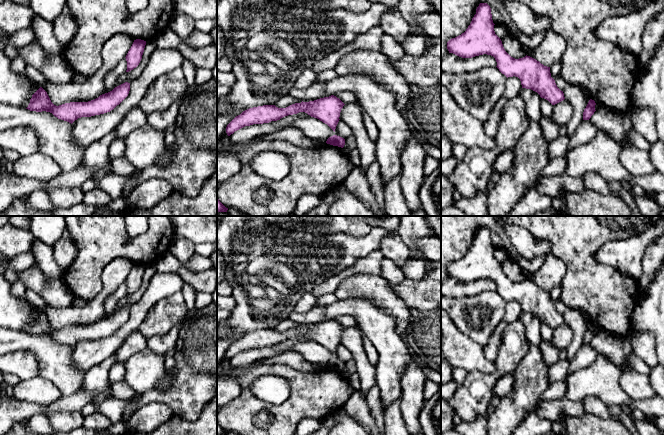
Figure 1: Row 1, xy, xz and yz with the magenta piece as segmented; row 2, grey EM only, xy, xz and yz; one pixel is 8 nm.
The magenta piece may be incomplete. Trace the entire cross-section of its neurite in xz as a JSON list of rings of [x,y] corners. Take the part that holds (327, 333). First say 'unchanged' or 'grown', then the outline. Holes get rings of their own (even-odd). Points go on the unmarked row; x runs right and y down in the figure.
unchanged | [[[336,320],[320,322],[314,325],[292,328],[286,332],[278,332],[275,329],[263,329],[249,332],[236,340],[226,351],[228,360],[235,355],[253,348],[269,347],[281,342],[305,336],[311,341],[317,342],[327,348],[334,356],[339,346],[340,336],[345,328]]]

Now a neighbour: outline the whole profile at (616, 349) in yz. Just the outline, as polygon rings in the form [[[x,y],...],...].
[[[601,330],[589,344],[598,354],[605,356],[618,366],[621,371],[632,370],[626,362],[626,358],[633,353],[629,336],[618,337]]]

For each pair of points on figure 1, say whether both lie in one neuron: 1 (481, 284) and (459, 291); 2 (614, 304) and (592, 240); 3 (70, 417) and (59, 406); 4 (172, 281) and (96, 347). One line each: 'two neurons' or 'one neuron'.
1: one neuron
2: one neuron
3: two neurons
4: one neuron

